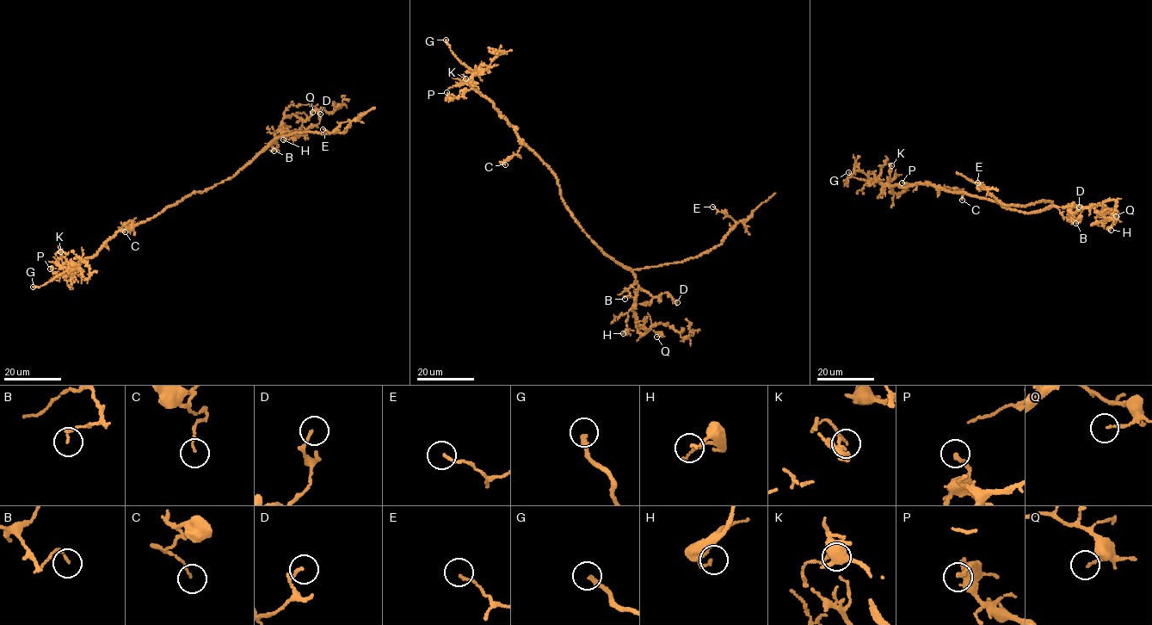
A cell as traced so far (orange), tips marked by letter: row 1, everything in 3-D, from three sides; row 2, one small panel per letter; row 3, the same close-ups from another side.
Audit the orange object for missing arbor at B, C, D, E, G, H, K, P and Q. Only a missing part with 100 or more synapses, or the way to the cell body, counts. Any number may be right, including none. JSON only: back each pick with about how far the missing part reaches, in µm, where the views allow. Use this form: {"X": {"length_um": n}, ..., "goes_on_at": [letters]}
{"G": {"length_um": 45}, "goes_on_at": ["G"]}

